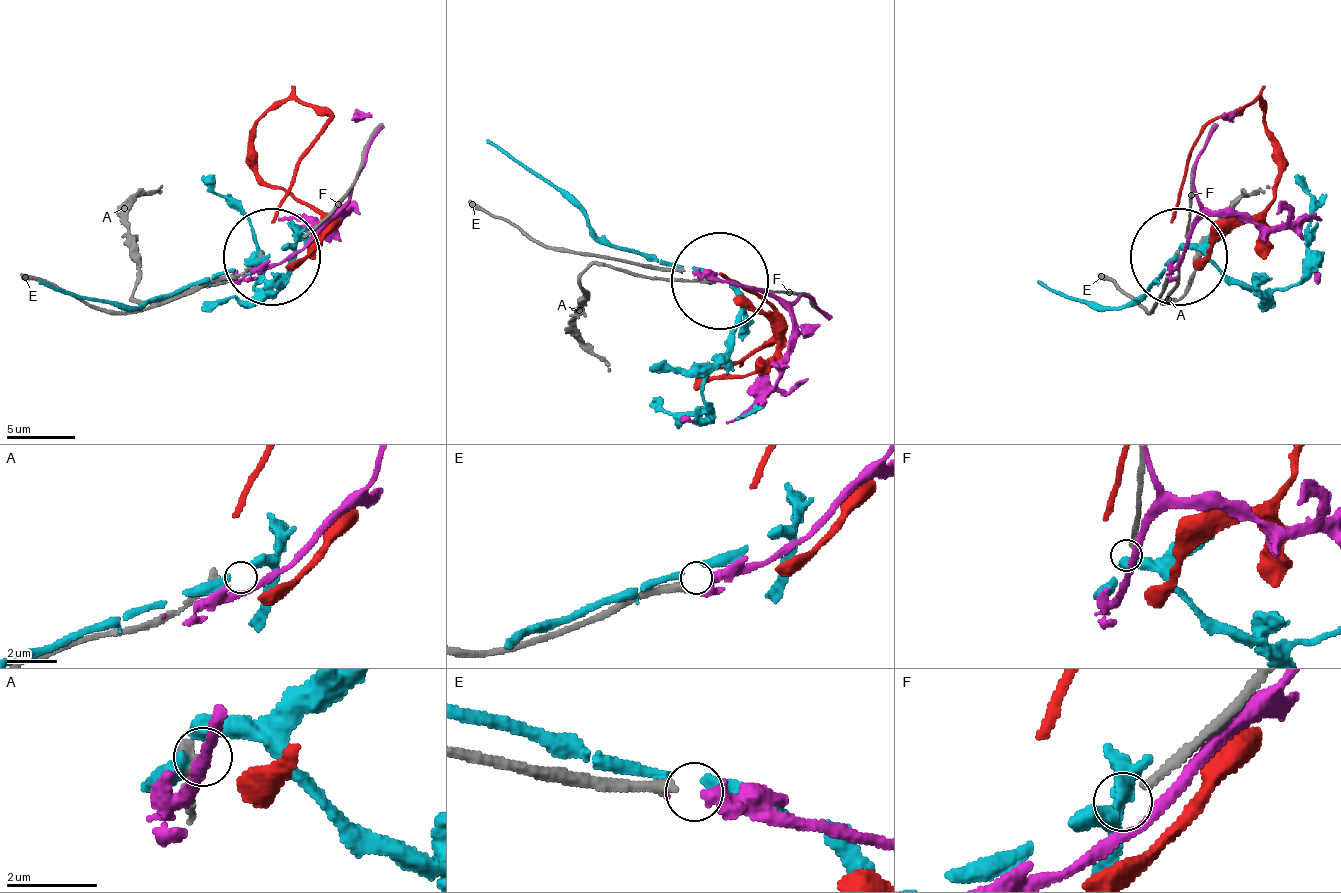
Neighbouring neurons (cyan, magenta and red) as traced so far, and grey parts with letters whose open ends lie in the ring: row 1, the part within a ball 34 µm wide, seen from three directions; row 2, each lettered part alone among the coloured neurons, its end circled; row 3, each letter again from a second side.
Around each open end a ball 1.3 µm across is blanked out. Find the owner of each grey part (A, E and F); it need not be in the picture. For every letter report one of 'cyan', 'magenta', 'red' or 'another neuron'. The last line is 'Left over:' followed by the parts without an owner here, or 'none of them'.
A: another neuron
E: magenta
F: cyan
Left over: A

